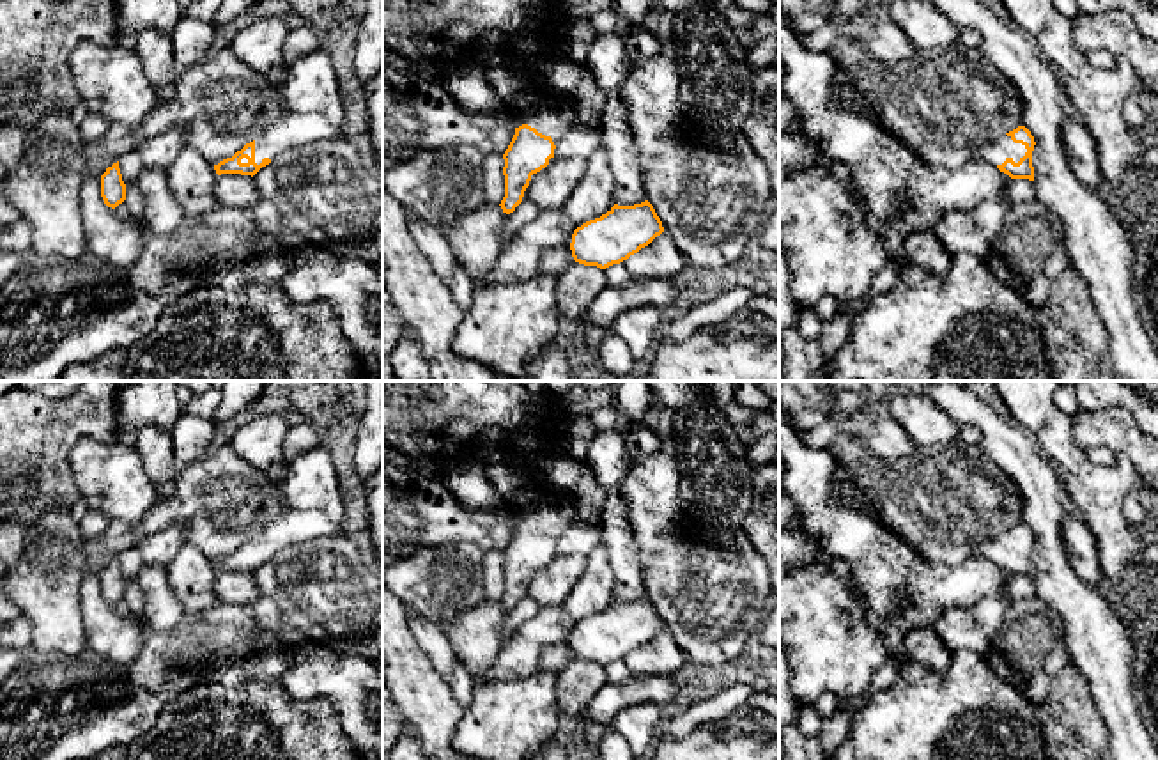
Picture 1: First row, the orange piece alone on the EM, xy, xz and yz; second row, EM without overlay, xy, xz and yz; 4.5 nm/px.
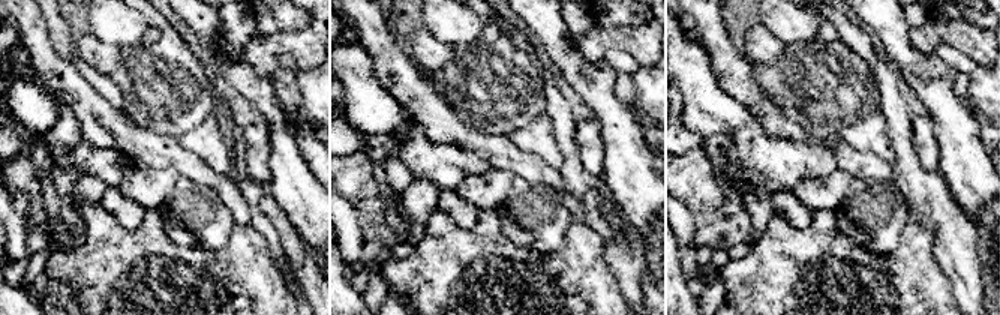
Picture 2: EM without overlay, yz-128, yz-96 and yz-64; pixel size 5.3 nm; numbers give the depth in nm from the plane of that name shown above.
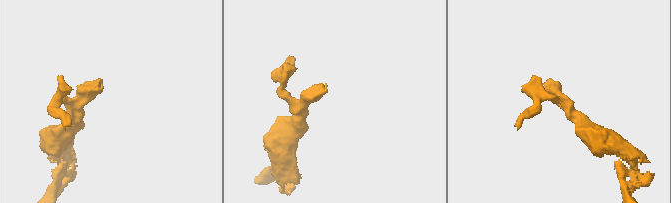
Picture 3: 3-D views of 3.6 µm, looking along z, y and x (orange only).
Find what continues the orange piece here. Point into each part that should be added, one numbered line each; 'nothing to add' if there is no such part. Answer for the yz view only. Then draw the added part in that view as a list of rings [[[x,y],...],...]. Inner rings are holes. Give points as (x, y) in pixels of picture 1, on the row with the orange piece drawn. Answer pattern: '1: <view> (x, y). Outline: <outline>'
1: yz (995, 153). Outline: [[[1004,135],[999,140],[984,145],[981,151],[981,159],[997,167],[1002,165],[1007,158],[1018,163],[1025,156],[1027,149],[1022,143],[1015,143],[1011,136]]]

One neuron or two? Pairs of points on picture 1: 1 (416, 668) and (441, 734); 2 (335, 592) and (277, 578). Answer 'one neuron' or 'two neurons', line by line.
1: one neuron
2: one neuron

